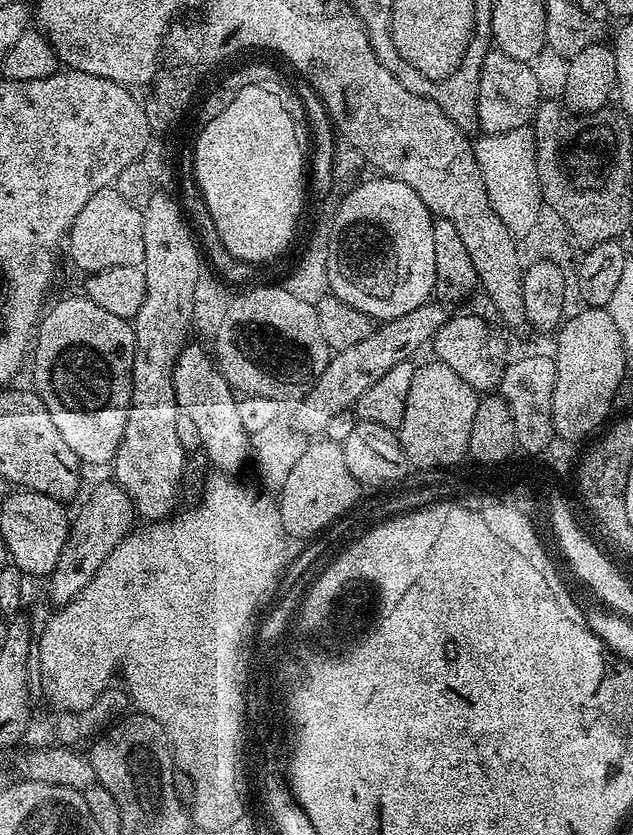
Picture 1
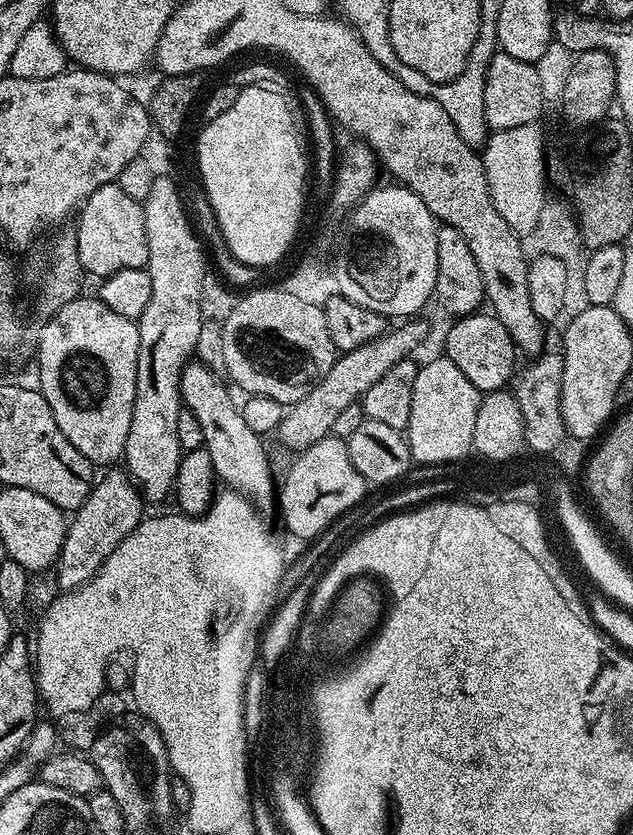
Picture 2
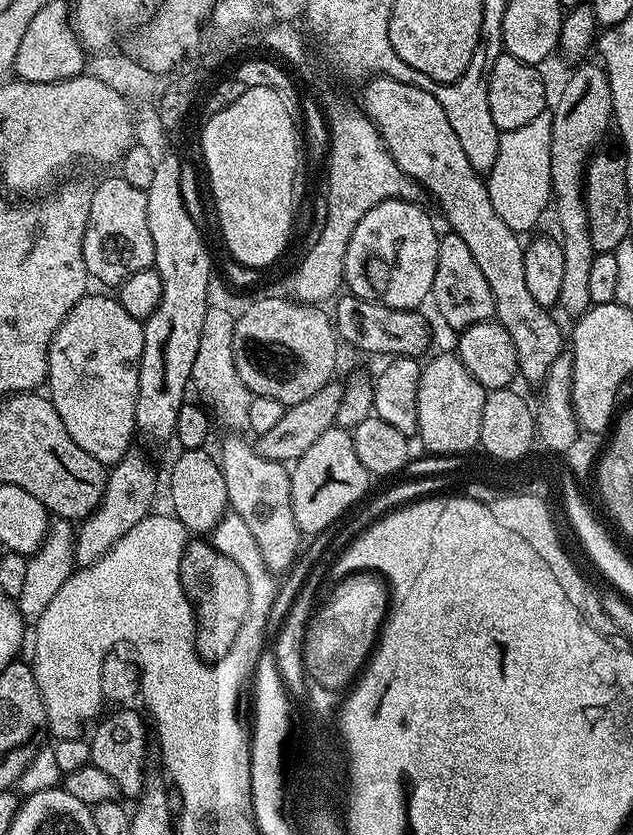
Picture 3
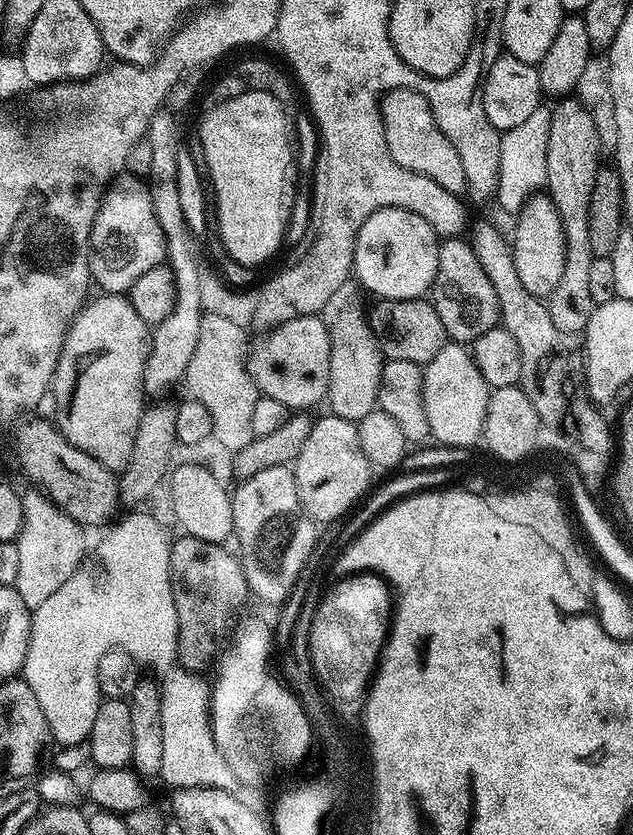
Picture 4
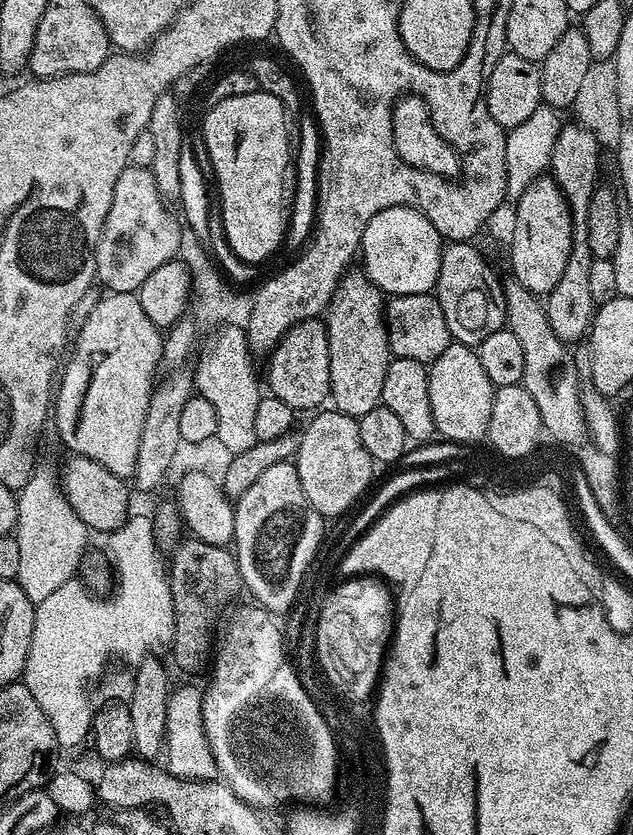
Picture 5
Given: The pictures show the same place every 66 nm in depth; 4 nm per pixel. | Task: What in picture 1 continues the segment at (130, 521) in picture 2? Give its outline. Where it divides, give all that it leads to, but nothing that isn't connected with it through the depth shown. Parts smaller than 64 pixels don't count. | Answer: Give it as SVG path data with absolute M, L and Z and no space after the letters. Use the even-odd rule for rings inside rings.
M100 484L89 494L88 501L81 506L80 513L71 521L66 546L55 570L50 574L52 585L49 586L48 592L52 595L53 605L69 604L92 581L102 562L110 558L114 546L118 546L118 542L122 542L124 537L133 531L132 520L136 519L136 506L120 489L119 484Z

